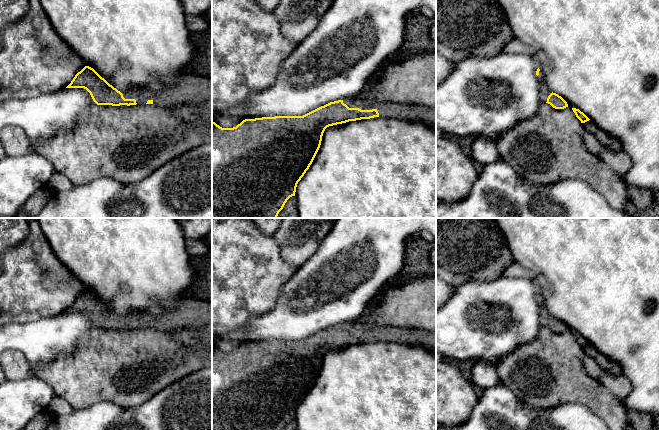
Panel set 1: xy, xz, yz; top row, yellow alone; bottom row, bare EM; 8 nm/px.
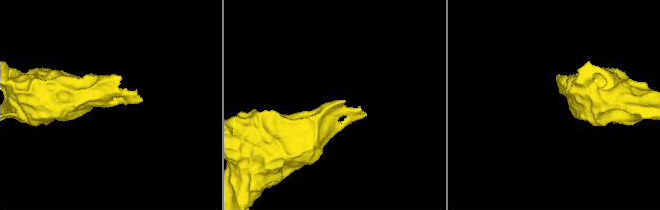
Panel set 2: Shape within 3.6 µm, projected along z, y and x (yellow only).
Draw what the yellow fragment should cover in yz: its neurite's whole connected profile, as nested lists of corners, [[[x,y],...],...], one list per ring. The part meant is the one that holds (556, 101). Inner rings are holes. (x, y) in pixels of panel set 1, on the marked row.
[[[538,68],[536,71],[539,83],[541,103],[548,103],[555,109],[564,109],[568,107],[567,102],[558,94],[553,93],[548,87],[543,72]]]

